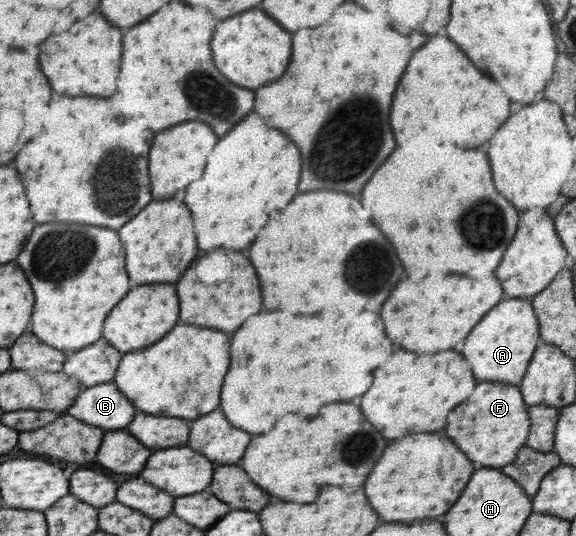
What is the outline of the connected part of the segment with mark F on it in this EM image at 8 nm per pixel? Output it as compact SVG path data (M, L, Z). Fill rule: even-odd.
M479 383L465 403L459 403L457 411L449 415L449 427L445 427L445 435L449 435L449 439L457 443L457 449L473 463L499 469L511 463L517 450L525 443L530 424L526 406L517 385Z

